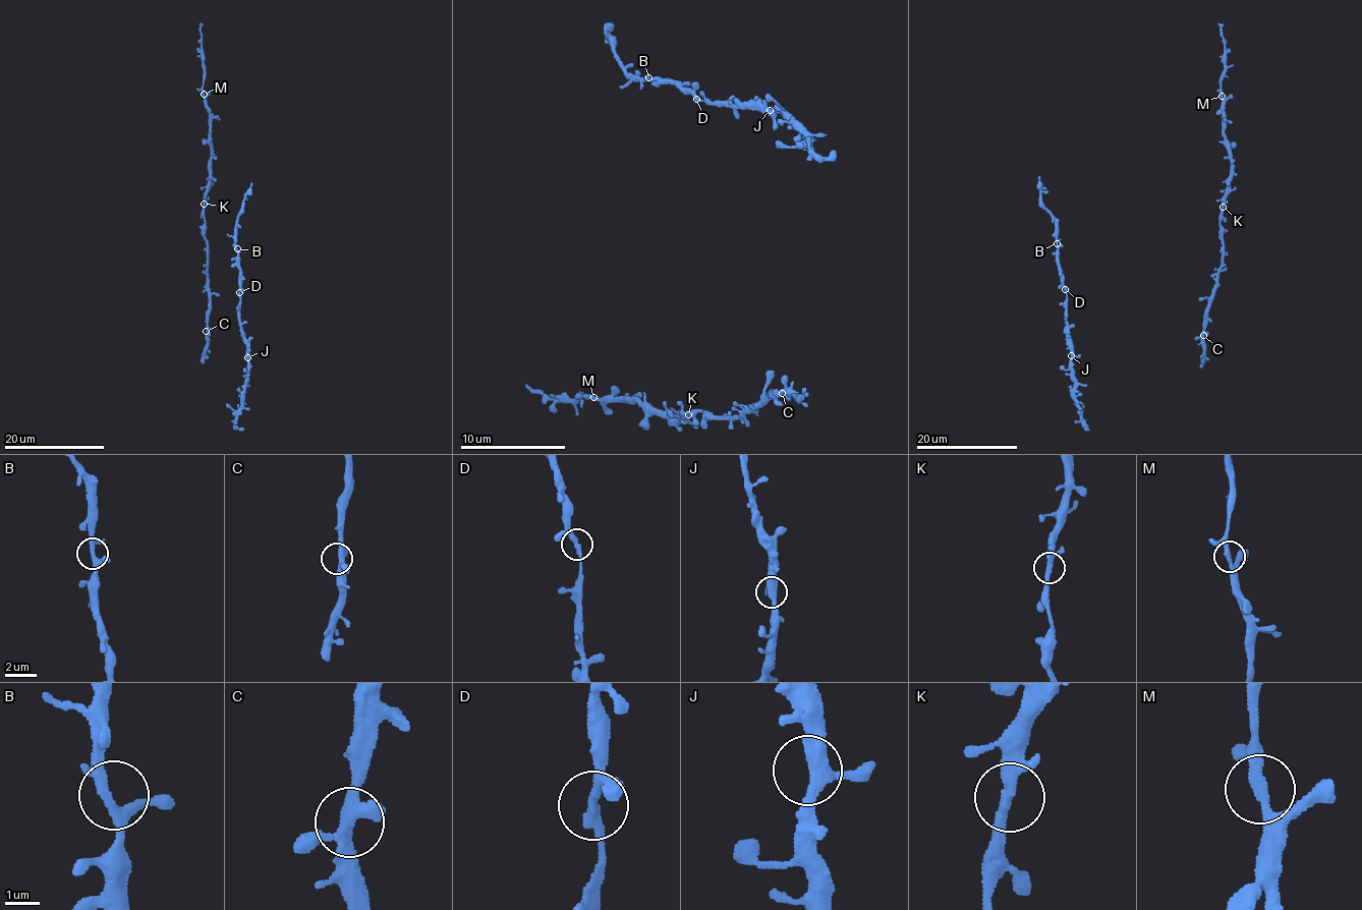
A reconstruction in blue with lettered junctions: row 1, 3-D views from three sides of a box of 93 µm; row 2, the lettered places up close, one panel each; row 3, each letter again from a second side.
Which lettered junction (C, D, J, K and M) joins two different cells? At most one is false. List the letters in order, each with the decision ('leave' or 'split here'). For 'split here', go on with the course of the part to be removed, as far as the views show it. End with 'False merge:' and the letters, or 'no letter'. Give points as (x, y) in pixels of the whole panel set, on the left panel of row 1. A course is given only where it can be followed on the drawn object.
C: leave
D: leave
J: leave
K: leave
M: leave
False merge: no letter

